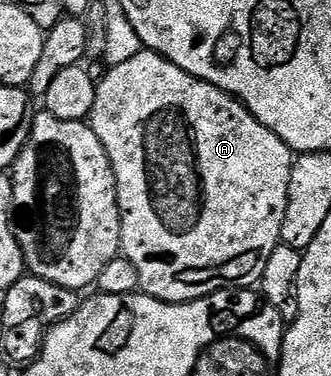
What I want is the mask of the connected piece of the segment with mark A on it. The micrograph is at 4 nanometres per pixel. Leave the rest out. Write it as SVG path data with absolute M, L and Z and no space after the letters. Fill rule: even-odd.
M142 50L129 59L129 62L108 67L105 72L107 73L104 74L103 80L101 76L95 90L89 123L97 138L101 138L101 146L105 146L111 159L119 199L123 239L121 252L129 262L133 262L133 266L137 266L140 289L146 295L163 300L167 304L185 304L188 300L199 300L203 296L211 296L214 292L222 292L232 286L238 286L243 290L254 289L263 279L269 254L273 254L275 247L281 243L279 235L285 222L285 206L289 202L289 178L293 163L291 148L284 140L277 138L273 130L269 130L259 121L243 101L235 99L209 82L189 75L155 52Z

